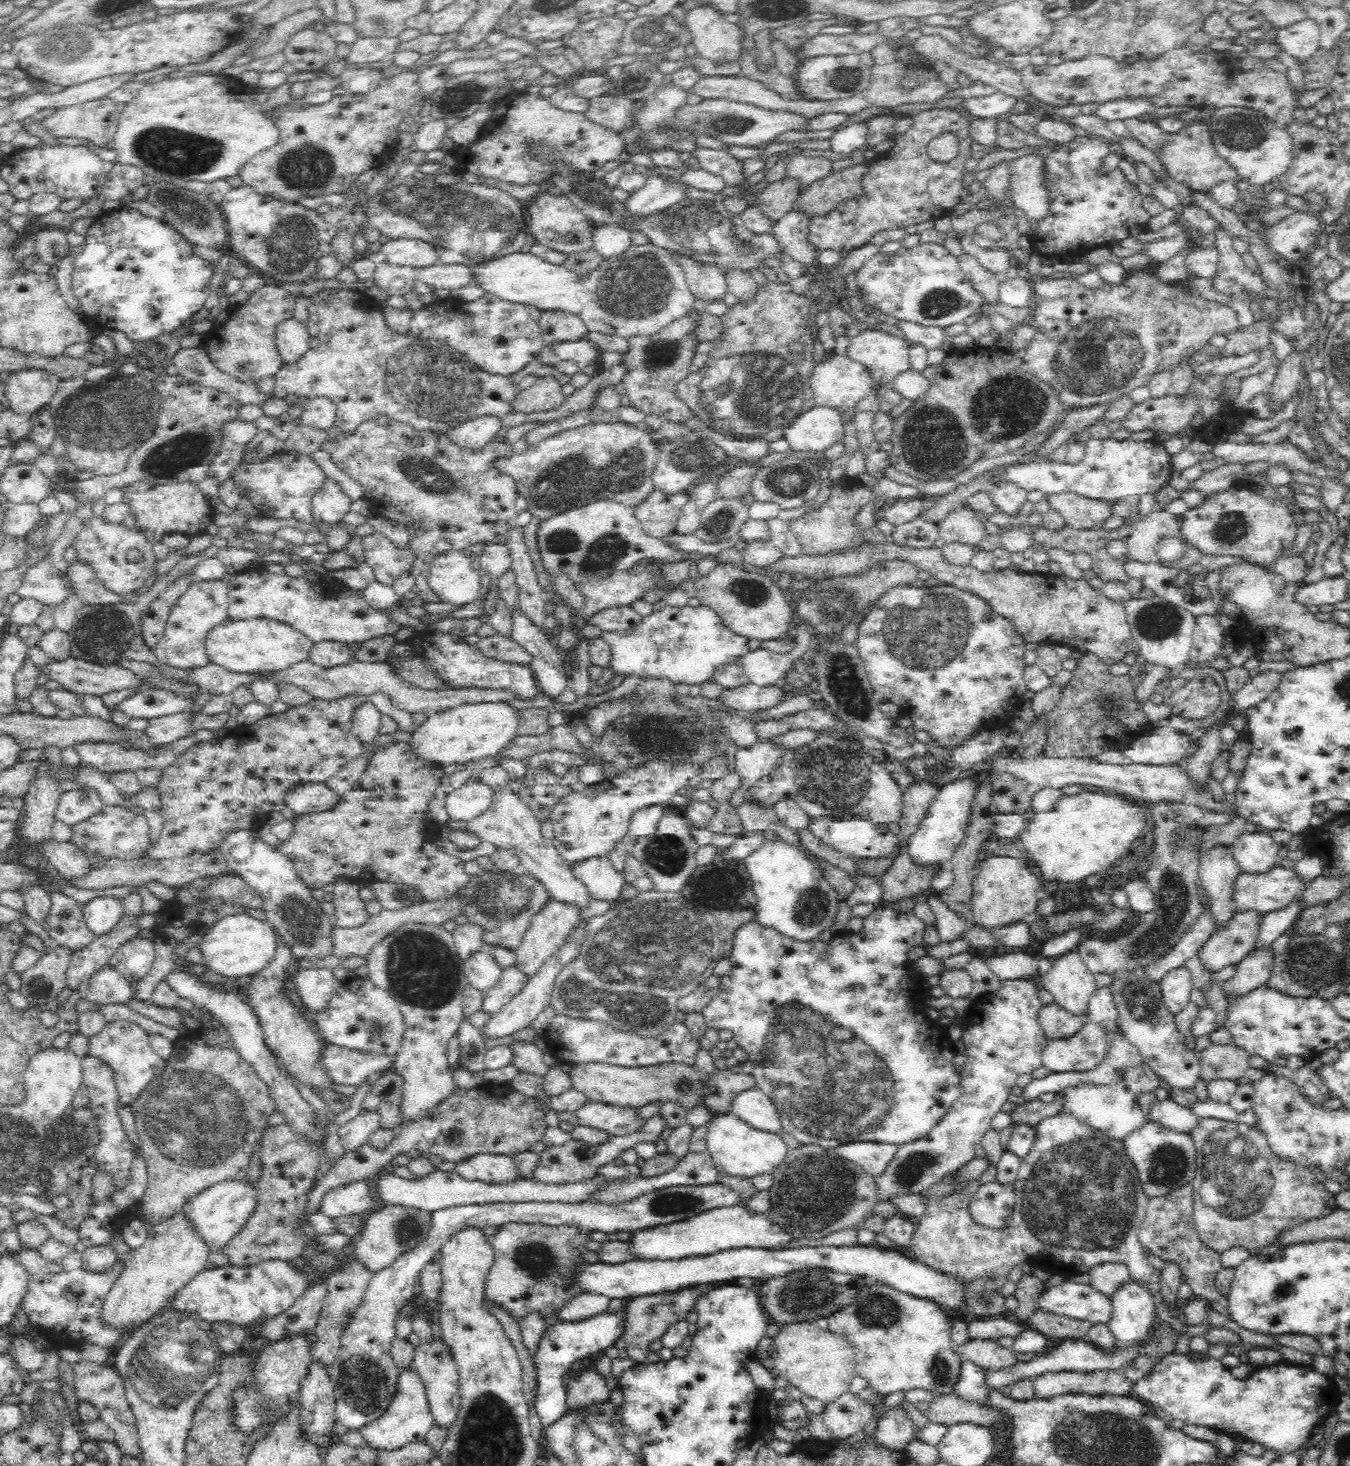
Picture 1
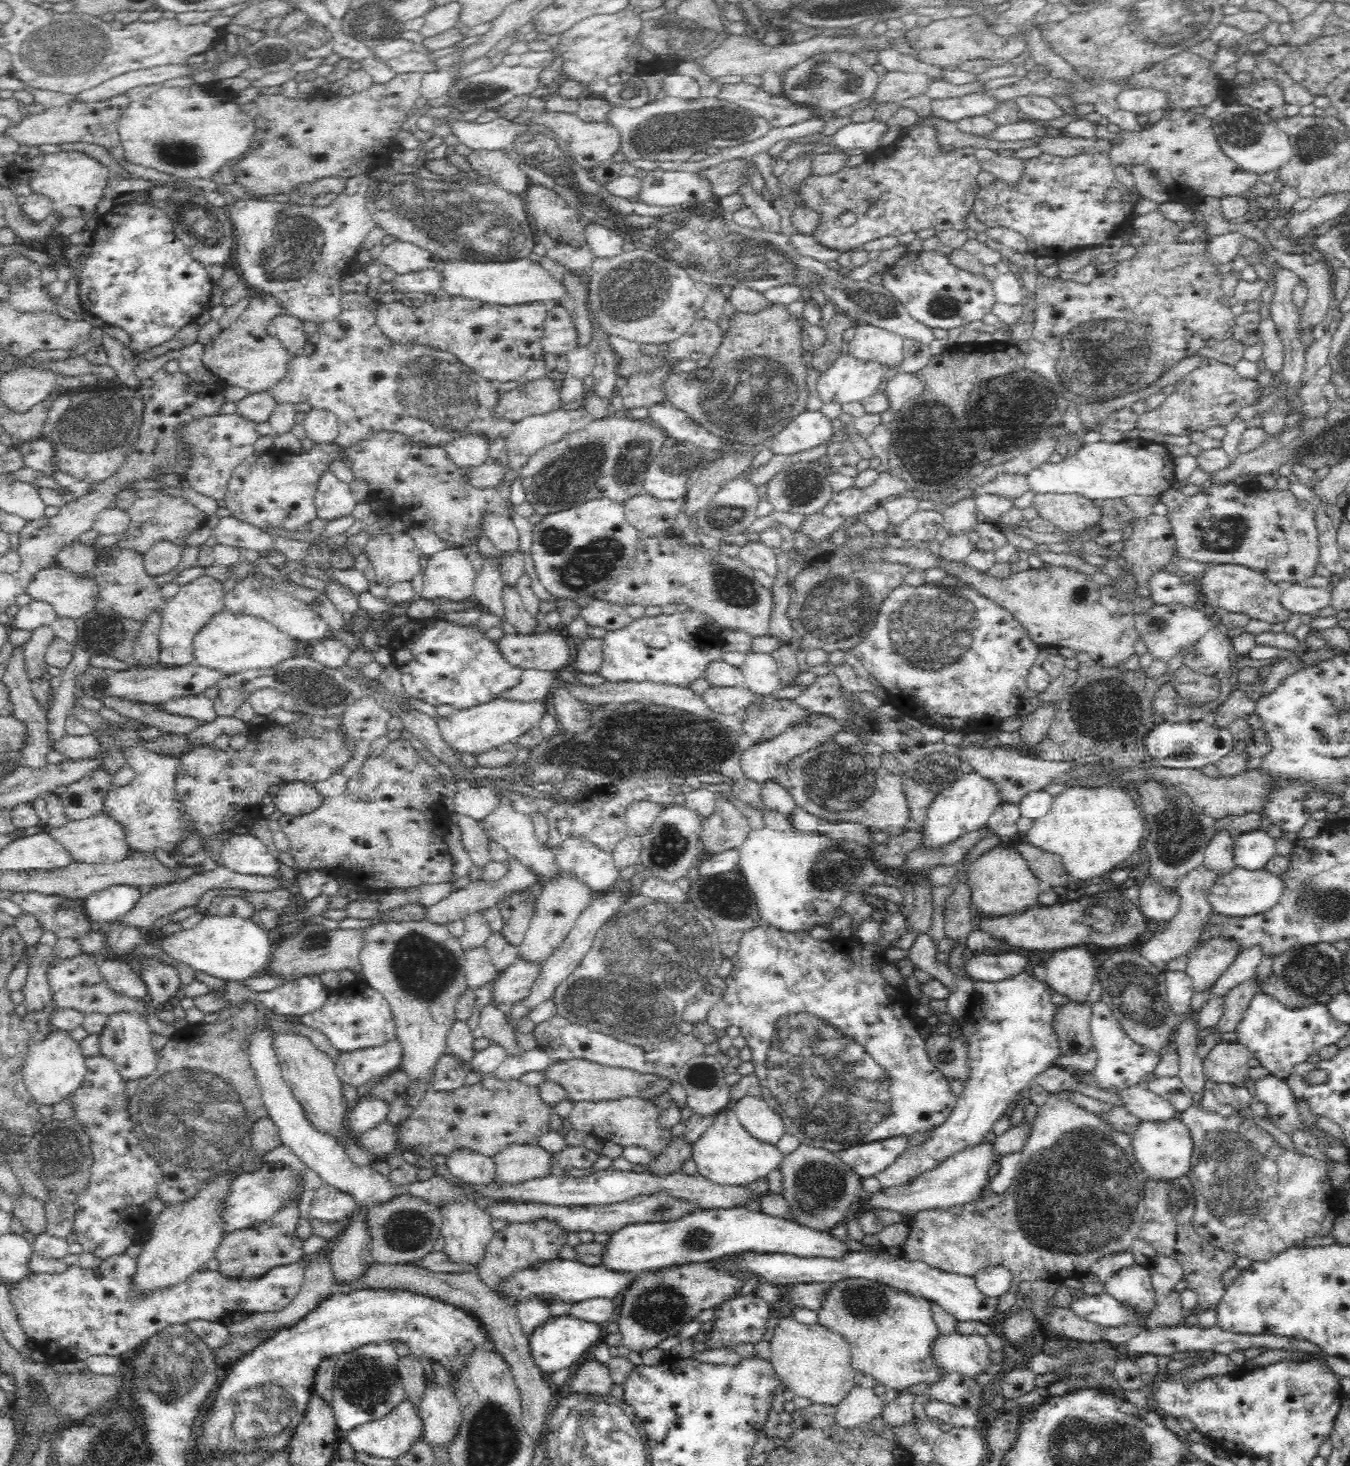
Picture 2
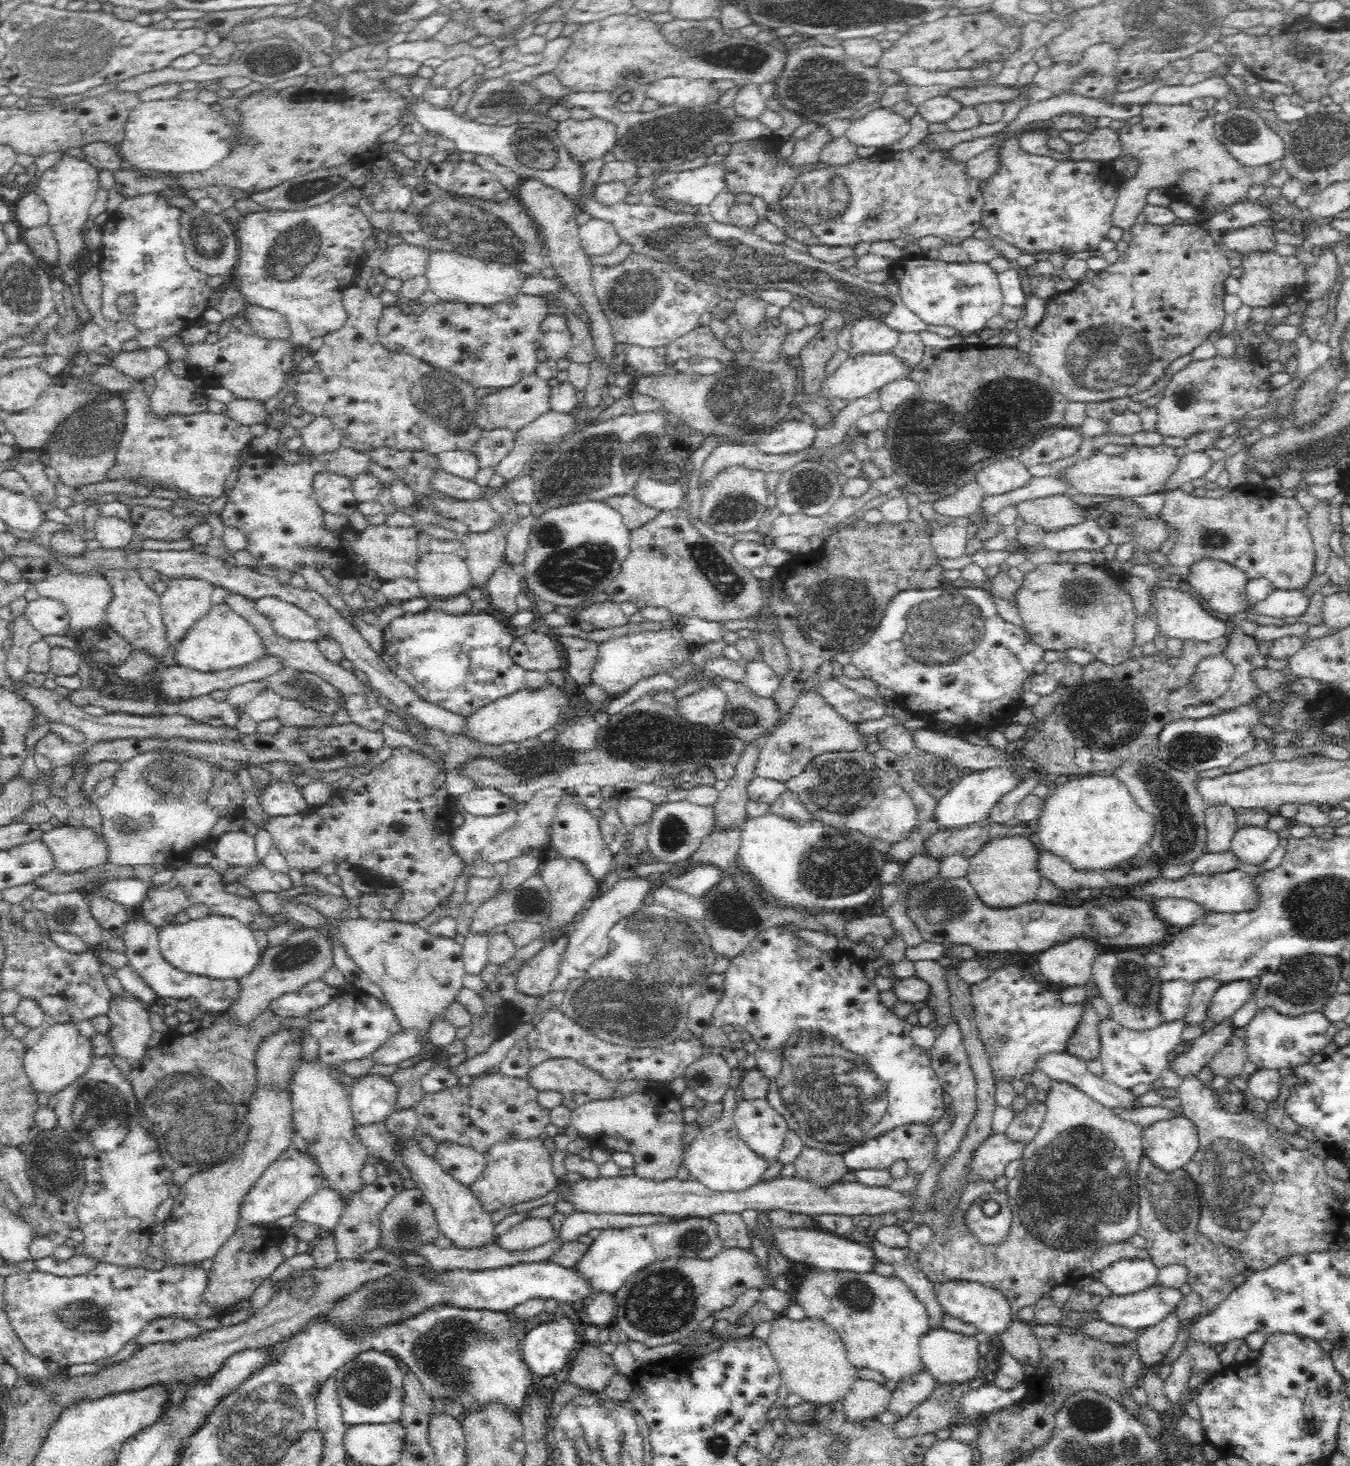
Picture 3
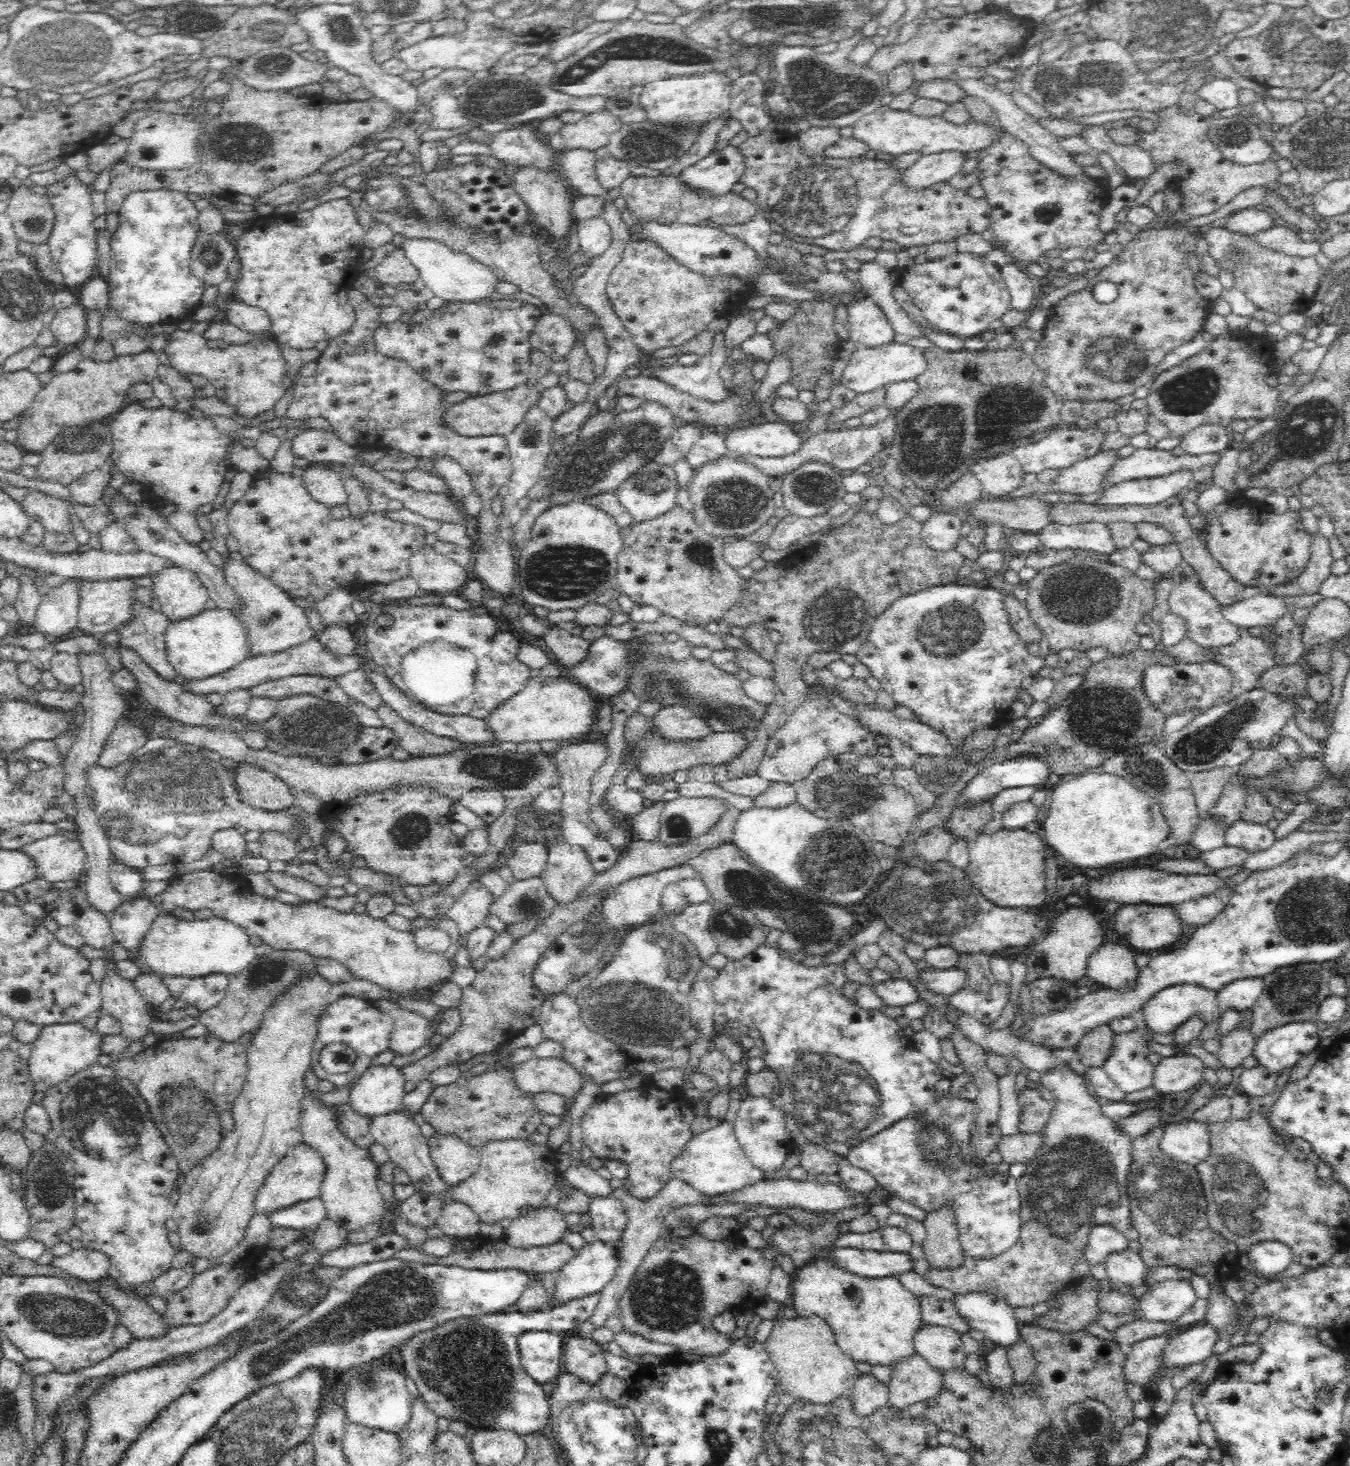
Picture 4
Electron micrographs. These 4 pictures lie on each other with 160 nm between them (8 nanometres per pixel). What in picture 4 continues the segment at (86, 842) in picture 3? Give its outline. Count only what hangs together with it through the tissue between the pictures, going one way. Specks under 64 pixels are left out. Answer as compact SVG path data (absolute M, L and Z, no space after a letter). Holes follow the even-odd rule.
M58 832L24 845L39 864L39 878L48 882L80 881L87 866L87 852L78 840L71 840Z

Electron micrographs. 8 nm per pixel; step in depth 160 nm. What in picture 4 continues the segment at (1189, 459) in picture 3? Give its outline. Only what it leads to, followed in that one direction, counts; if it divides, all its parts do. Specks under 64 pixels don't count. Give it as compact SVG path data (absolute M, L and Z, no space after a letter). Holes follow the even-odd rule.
M1184 468L1164 477L1118 484L1118 486L1108 488L1106 492L1103 492L1103 497L1097 504L1156 505L1176 496L1183 488L1192 487L1195 472L1194 469Z

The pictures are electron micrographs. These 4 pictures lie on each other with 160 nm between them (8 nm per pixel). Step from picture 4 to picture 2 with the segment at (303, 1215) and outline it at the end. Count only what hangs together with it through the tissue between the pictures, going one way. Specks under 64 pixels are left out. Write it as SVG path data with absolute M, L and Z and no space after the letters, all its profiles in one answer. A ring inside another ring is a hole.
M322 1185L311 1202L311 1215L320 1220L348 1220L356 1208L360 1207L352 1193Z

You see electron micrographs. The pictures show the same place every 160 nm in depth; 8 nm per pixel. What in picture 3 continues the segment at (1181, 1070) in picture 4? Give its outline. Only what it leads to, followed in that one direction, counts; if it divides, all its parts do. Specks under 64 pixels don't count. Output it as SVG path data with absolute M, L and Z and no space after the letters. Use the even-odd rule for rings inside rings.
M1233 1016L1215 1023L1208 1032L1192 1041L1188 1052L1182 1053L1175 1060L1173 1068L1182 1076L1186 1076L1188 1072L1197 1074L1229 1042L1235 1028Z

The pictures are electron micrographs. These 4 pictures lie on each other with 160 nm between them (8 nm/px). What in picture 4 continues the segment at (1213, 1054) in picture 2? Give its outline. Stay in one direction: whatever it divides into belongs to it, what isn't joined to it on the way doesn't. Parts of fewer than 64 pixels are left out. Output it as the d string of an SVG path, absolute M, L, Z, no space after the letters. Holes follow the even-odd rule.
M1234 1028L1220 1039L1220 1050L1216 1053L1216 1057L1224 1068L1230 1068L1232 1071L1242 1064L1242 1060L1252 1055L1254 1046L1255 1037L1250 1030Z

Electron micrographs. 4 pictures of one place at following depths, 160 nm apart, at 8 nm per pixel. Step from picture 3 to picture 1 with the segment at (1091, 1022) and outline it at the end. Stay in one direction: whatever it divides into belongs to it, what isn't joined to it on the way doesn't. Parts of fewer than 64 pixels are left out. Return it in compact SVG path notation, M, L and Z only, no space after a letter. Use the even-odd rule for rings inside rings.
M1054 1001L1042 1005L1036 1014L1036 1020L1048 1040L1074 1034L1087 1019L1088 1015L1074 1016Z

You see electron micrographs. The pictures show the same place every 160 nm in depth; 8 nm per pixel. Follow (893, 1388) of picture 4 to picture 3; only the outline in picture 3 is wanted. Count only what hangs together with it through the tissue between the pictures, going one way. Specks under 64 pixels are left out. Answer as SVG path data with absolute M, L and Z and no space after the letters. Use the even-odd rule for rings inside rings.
M927 1370L912 1376L891 1392L887 1411L901 1418L908 1416L912 1409L920 1405L932 1393L935 1386Z

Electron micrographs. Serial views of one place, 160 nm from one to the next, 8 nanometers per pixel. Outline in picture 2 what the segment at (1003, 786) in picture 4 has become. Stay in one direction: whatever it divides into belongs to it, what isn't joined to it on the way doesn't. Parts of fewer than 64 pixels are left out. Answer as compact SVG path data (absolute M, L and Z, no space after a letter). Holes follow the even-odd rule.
M976 771L956 775L954 782L935 794L927 810L927 818L921 830L920 846L938 850L958 840L963 834L986 828L987 820L1000 804L996 787Z

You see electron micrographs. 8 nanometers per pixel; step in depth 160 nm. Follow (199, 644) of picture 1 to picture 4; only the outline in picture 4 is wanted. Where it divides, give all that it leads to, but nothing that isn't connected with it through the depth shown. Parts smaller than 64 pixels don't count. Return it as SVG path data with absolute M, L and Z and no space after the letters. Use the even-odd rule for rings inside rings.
M180 567L160 572L153 578L152 588L169 623L179 623L200 614L209 598L199 577Z

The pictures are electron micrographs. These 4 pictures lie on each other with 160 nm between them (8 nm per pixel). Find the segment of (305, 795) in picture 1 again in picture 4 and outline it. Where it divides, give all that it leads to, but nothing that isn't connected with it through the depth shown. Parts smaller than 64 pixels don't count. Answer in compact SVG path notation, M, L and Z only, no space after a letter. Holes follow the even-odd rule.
M248 763L236 767L238 795L243 803L270 813L287 813L297 800L293 790L270 771Z

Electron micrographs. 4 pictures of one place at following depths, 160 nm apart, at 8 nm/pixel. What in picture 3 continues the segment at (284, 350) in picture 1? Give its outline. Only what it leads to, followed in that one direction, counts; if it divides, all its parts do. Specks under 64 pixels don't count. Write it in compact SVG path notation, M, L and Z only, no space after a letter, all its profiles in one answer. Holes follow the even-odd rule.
M250 304L246 305L245 310L251 323L254 324L255 331L260 336L270 340L291 340L292 329L288 319L283 314Z

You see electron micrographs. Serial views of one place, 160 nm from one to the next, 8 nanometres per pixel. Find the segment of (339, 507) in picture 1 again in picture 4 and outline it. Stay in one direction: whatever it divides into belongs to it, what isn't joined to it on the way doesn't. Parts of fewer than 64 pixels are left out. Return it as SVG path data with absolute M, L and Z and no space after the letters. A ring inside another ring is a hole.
M324 465L310 467L304 471L303 478L314 501L330 510L348 504L347 490L334 469L328 470Z

